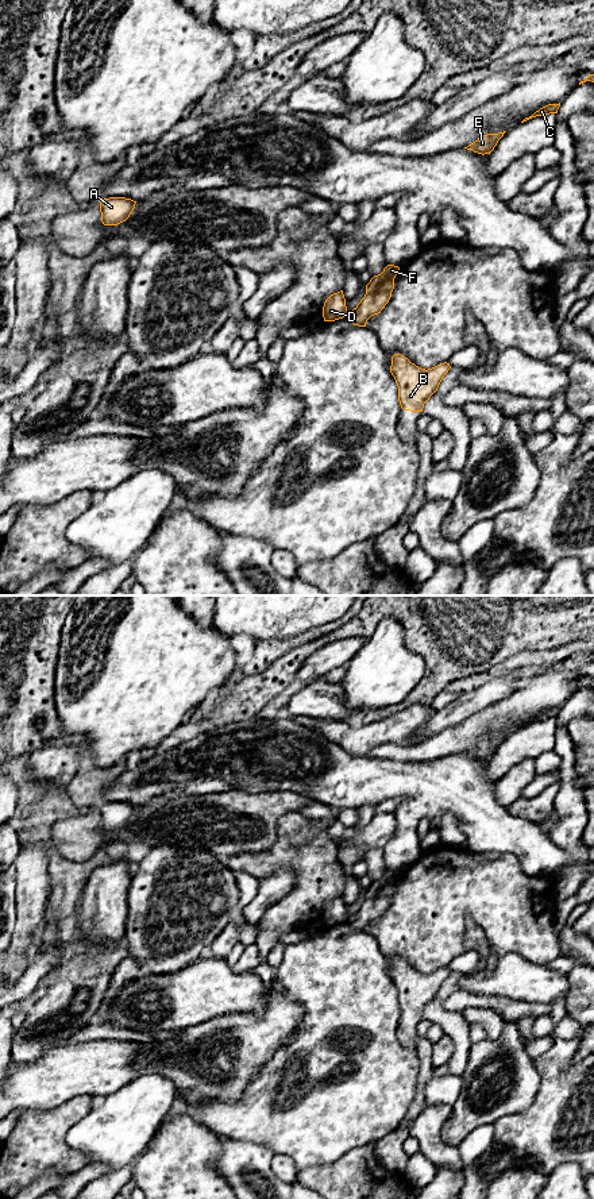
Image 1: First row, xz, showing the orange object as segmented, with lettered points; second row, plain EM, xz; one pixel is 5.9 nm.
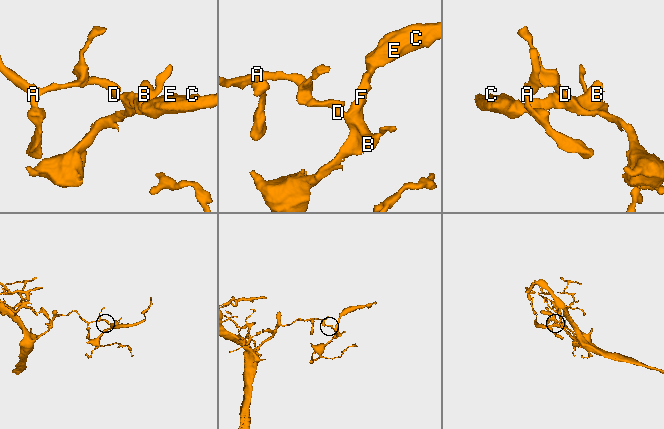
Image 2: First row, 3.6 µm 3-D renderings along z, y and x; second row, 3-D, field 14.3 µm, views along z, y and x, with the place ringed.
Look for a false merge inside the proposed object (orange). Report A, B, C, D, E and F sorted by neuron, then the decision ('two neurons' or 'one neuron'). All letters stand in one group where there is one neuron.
A D / B C E F; two neurons

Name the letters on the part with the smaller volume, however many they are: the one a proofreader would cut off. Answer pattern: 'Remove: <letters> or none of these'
Remove: B, C, E, F

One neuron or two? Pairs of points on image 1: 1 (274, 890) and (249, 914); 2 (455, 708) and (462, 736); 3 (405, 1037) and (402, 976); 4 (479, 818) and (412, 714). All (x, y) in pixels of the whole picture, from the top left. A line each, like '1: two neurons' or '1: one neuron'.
1: one neuron
2: two neurons
3: one neuron
4: two neurons

